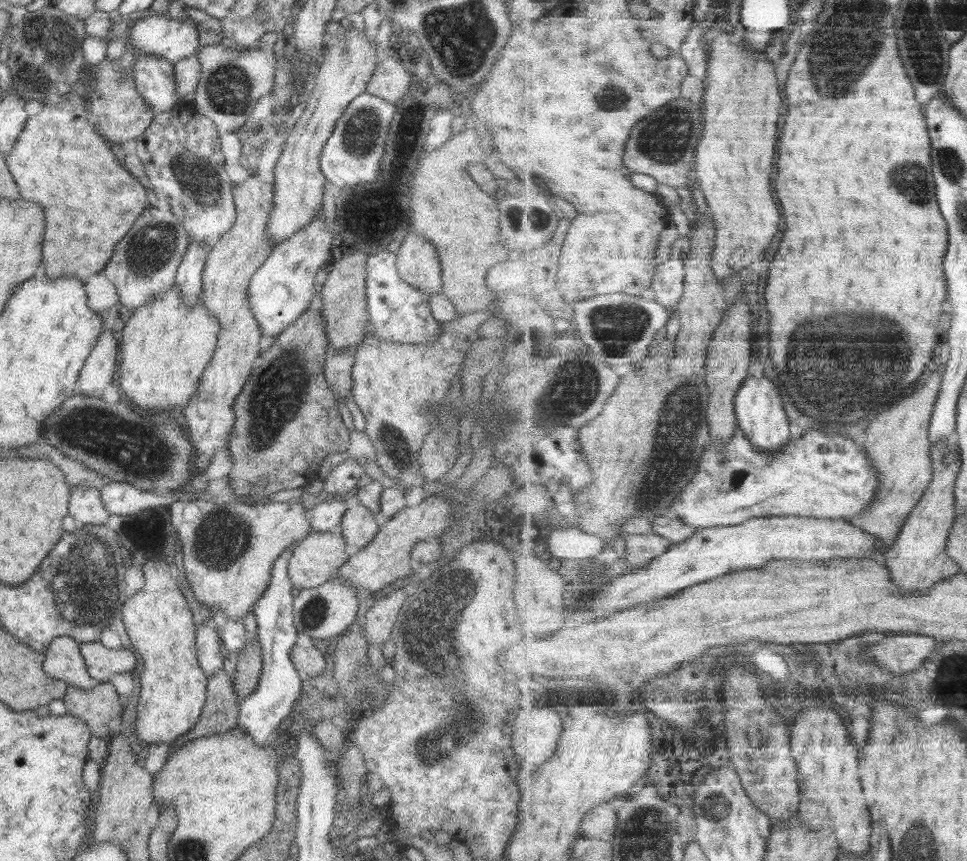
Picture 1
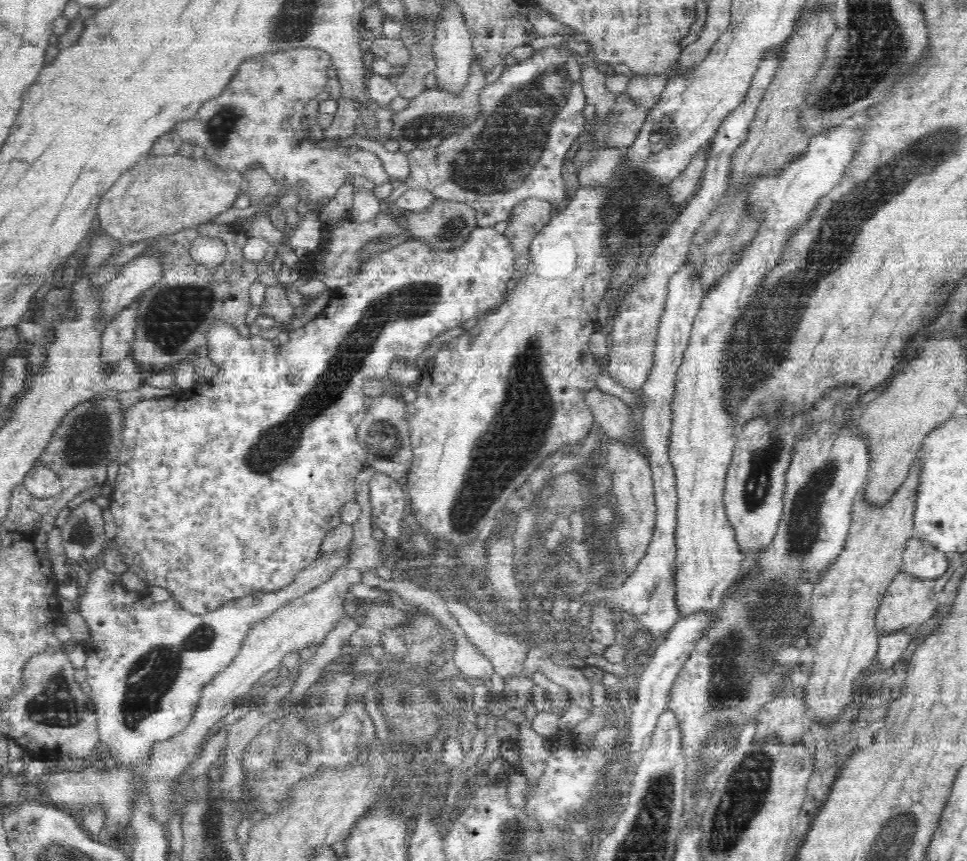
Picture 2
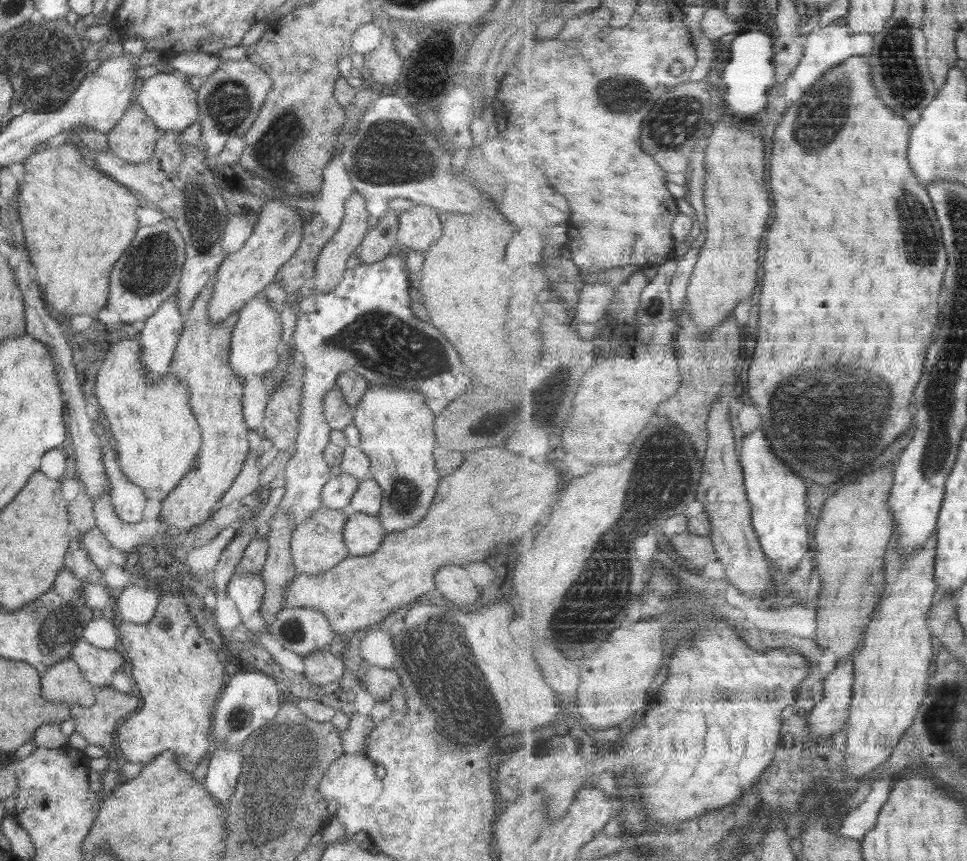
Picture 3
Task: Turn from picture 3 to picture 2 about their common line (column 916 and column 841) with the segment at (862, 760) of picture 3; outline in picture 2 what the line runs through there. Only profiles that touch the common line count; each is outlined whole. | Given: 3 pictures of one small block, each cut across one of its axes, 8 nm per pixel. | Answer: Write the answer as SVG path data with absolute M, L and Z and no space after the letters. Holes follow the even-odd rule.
M913 464L907 480L885 507L870 509L862 503L861 490L851 508L850 528L842 554L813 586L810 598L813 655L808 658L812 671L802 690L805 714L814 720L811 724L818 727L834 726L845 715L846 708L858 700L852 684L856 684L856 680L860 682L864 670L872 666L876 658L879 635L875 620L886 589L902 571L904 546L914 536L912 512L916 486L918 473Z

